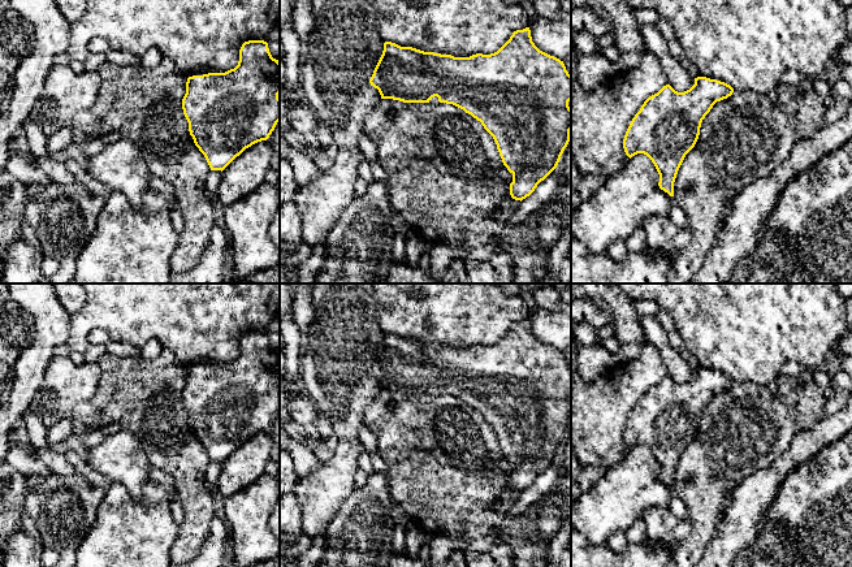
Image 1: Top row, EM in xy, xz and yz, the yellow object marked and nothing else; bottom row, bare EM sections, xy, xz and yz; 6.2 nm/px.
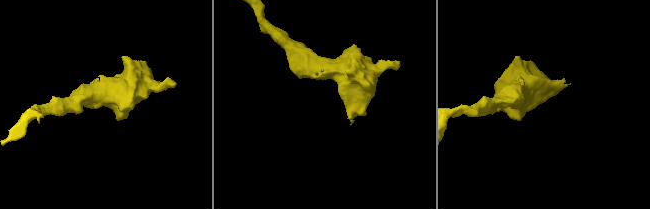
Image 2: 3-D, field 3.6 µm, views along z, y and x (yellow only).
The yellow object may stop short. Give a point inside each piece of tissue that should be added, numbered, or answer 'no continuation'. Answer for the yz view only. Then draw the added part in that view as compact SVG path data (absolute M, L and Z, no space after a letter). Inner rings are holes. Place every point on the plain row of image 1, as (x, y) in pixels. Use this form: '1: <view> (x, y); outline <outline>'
no continuation

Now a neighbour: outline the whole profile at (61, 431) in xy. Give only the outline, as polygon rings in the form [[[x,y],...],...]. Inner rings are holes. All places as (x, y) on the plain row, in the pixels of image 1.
[[[62,419],[59,423],[48,427],[47,440],[49,443],[62,442],[73,436],[72,419]]]

